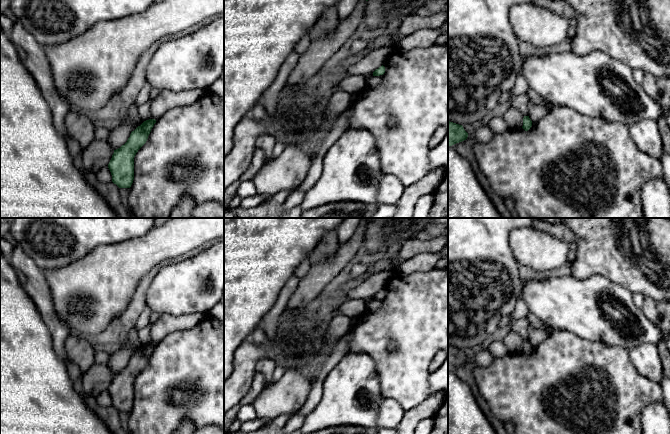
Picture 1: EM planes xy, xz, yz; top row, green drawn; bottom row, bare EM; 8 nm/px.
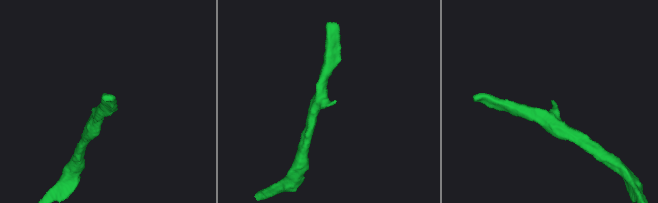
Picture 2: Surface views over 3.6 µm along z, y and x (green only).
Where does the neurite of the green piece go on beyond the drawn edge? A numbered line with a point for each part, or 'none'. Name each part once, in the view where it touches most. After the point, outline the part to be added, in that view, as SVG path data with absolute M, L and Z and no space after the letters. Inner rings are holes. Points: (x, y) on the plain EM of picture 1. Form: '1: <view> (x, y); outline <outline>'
none

